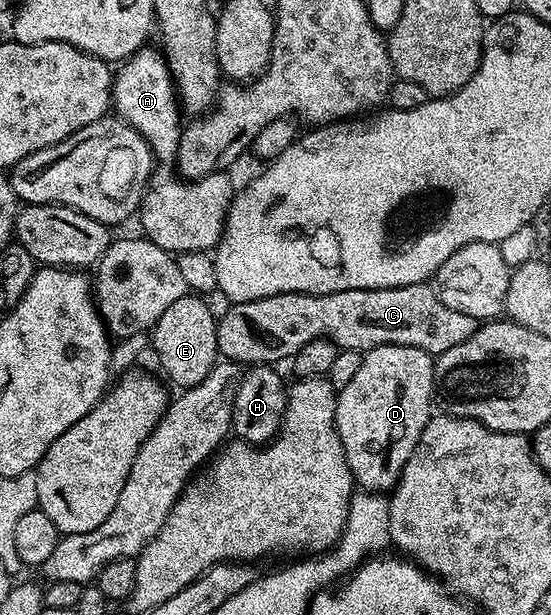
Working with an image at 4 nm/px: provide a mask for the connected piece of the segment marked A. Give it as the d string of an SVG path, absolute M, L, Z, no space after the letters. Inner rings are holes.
M142 48L116 67L113 76L112 109L135 132L139 132L153 149L160 165L149 179L149 189L141 201L139 219L144 237L174 256L212 251L225 231L225 217L233 202L235 185L228 173L212 174L187 180L175 175L174 163L183 129L183 111L179 105L177 88L165 55L160 49ZM161 162L165 166L161 166Z

